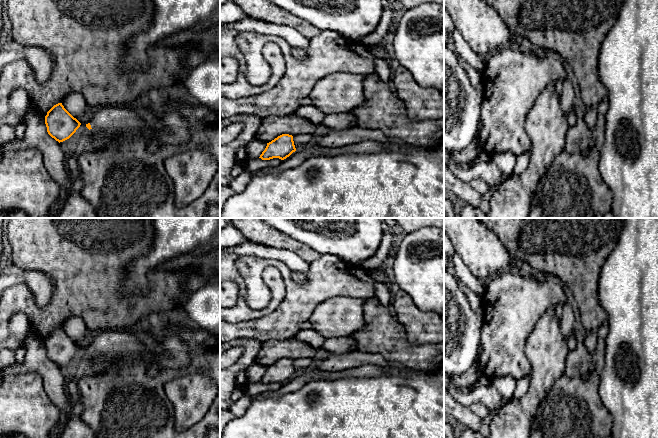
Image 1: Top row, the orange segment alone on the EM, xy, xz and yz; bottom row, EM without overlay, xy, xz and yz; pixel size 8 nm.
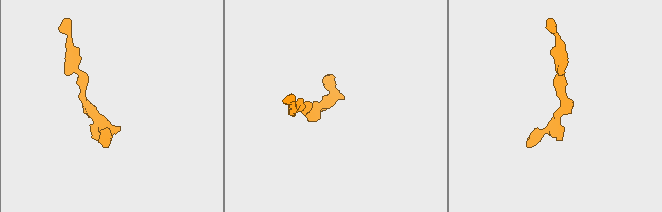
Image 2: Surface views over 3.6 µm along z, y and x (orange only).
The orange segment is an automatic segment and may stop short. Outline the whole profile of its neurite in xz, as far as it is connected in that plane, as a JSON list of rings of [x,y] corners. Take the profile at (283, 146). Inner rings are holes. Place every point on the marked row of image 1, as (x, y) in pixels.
[[[282,134],[267,143],[265,150],[259,158],[262,160],[270,160],[273,158],[284,160],[295,151],[296,148],[294,145],[293,136],[289,134]]]

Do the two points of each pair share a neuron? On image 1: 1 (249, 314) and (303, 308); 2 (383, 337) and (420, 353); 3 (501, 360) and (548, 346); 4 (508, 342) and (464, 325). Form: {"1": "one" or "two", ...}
{"1": "two", "2": "one", "3": "two", "4": "two"}

